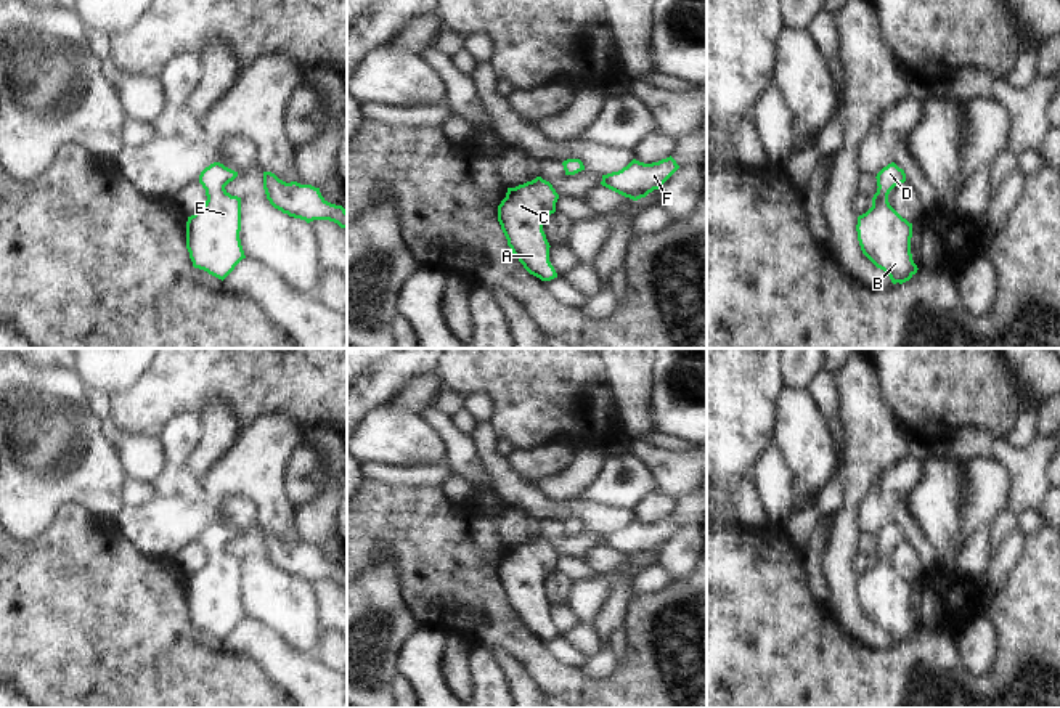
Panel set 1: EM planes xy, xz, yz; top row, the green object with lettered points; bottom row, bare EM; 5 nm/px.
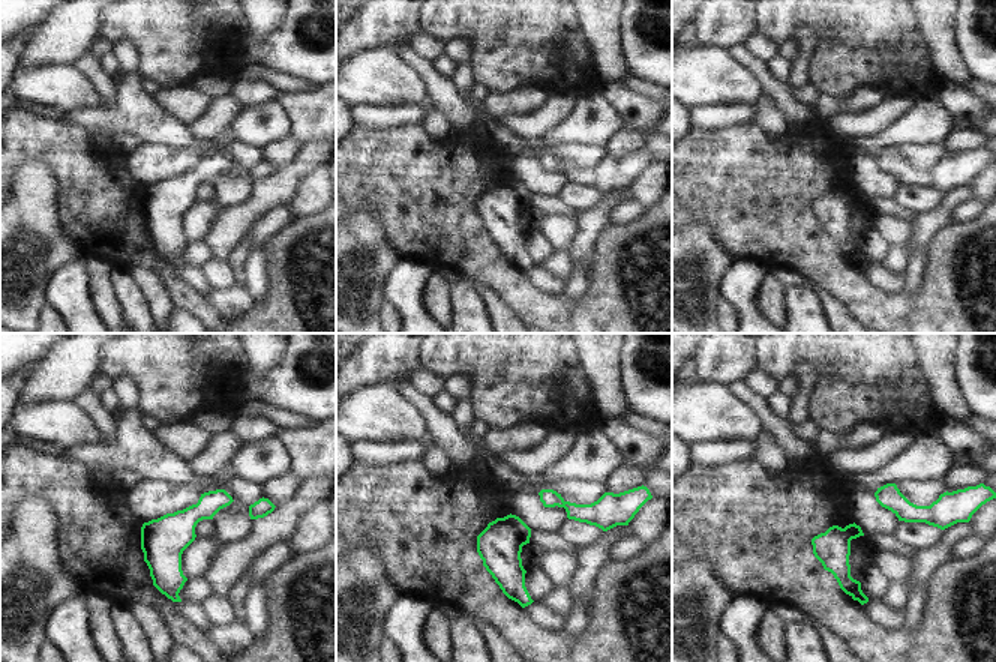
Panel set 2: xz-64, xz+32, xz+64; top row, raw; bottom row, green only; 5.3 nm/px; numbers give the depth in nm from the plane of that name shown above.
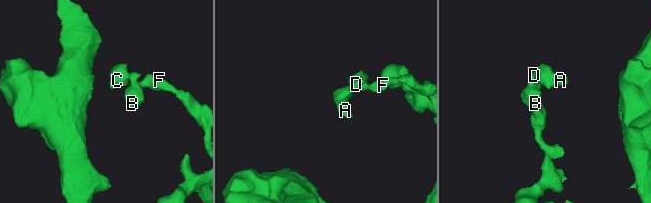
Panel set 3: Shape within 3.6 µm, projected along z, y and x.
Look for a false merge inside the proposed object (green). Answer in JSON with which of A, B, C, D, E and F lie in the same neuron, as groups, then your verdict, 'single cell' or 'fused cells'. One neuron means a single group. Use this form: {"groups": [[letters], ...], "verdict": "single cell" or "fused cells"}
{"groups": [["A", "B", "C", "D", "E", "F"]], "verdict": "single cell"}

